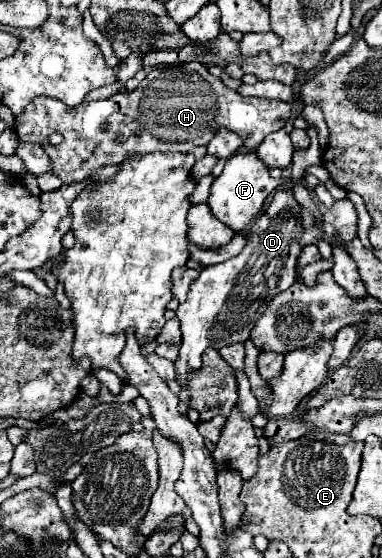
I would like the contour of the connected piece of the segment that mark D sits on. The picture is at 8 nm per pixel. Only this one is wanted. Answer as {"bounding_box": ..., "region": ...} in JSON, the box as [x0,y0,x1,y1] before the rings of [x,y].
{"bounding_box":[175,189,303,381],"region":[[[289,189],[275,191],[273,201],[265,213],[255,219],[245,237],[247,245],[237,257],[205,267],[199,273],[199,277],[191,283],[185,303],[181,303],[175,311],[183,333],[179,357],[175,361],[179,381],[187,379],[189,369],[201,367],[201,355],[207,347],[221,349],[229,343],[247,341],[251,329],[267,311],[271,299],[287,291],[297,281],[295,263],[303,251],[299,243],[303,237],[303,221],[301,205]]]}

